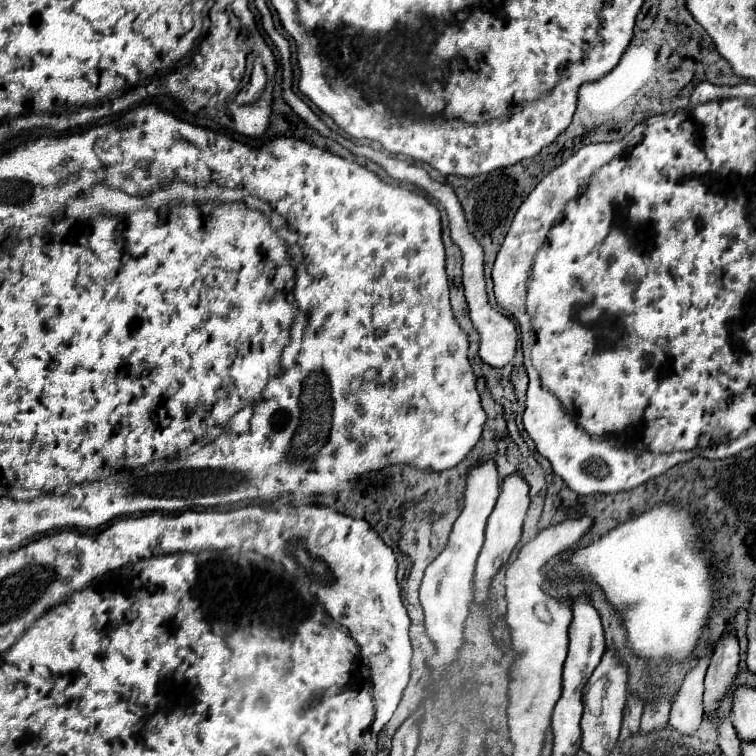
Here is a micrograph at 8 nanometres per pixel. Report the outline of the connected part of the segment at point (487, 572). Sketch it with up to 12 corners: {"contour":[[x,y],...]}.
{"contour":[[503,478],[475,568],[475,600],[519,542],[529,484]]}

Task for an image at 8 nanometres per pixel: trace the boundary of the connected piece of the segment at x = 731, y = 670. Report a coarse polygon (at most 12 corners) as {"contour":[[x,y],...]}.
{"contour":[[725,632],[705,674],[705,712],[713,714],[739,672],[739,644]]}

